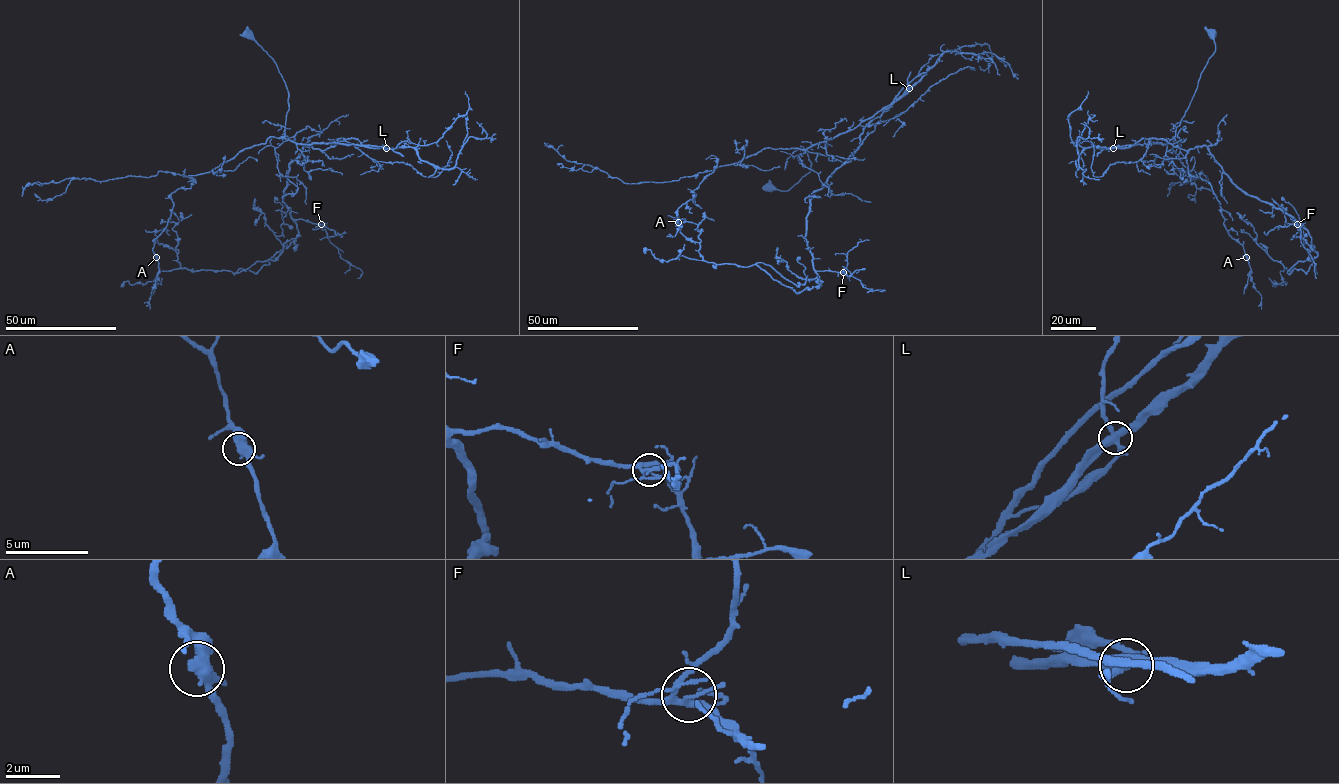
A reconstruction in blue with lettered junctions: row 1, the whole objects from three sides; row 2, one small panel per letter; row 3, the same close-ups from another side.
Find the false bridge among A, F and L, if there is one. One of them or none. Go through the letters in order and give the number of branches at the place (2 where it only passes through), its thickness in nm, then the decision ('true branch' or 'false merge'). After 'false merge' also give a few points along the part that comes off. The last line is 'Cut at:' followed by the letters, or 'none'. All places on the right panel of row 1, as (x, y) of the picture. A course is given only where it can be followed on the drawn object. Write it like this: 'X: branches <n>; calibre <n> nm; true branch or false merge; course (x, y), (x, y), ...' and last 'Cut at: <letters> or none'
A: branches 4; calibre 400 nm; true branch
F: branches 5; calibre 220 nm; true branch
L: branches 5; calibre 380 nm; false merge; course (1113, 148), (1206, 145), (1242, 190), (1307, 230), (1309, 269), (1288, 273), (1245, 214)
Cut at: L

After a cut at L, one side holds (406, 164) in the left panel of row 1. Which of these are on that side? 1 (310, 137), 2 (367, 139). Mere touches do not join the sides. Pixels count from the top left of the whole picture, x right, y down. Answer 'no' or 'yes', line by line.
1: no
2: no

